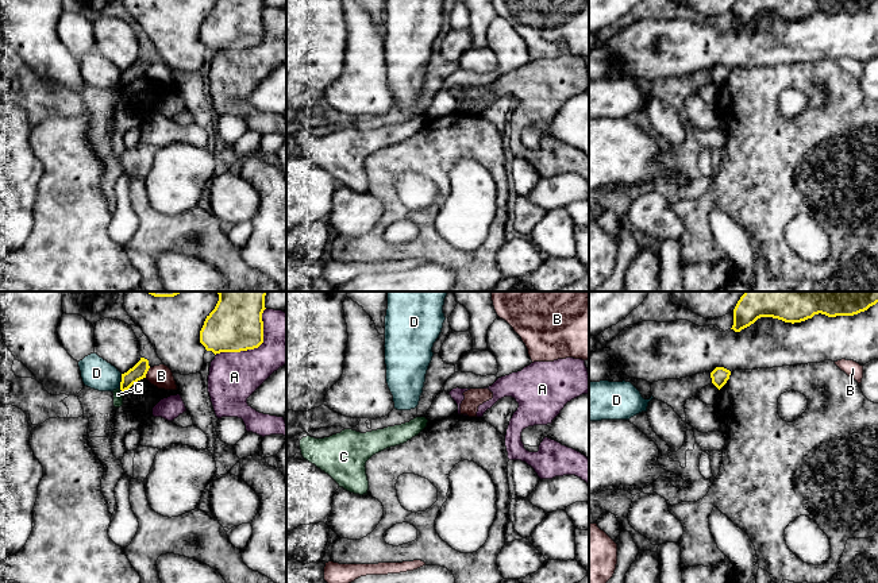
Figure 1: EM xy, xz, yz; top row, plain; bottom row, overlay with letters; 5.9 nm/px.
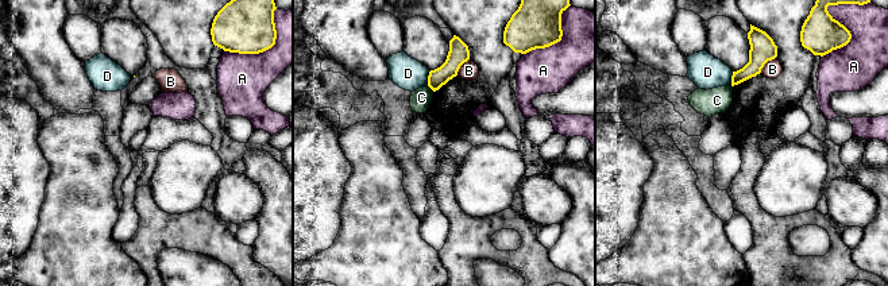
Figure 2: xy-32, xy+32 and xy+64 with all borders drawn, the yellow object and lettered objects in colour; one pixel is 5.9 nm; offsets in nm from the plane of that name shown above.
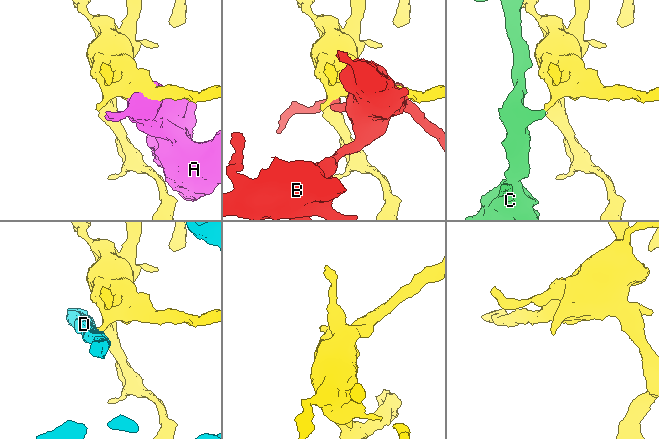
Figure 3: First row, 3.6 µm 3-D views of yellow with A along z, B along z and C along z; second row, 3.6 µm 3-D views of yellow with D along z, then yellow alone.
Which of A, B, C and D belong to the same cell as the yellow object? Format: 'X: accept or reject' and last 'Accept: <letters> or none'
A: reject
B: reject
C: reject
D: reject
Accept: none

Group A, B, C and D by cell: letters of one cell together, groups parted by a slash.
A / B / C / D

